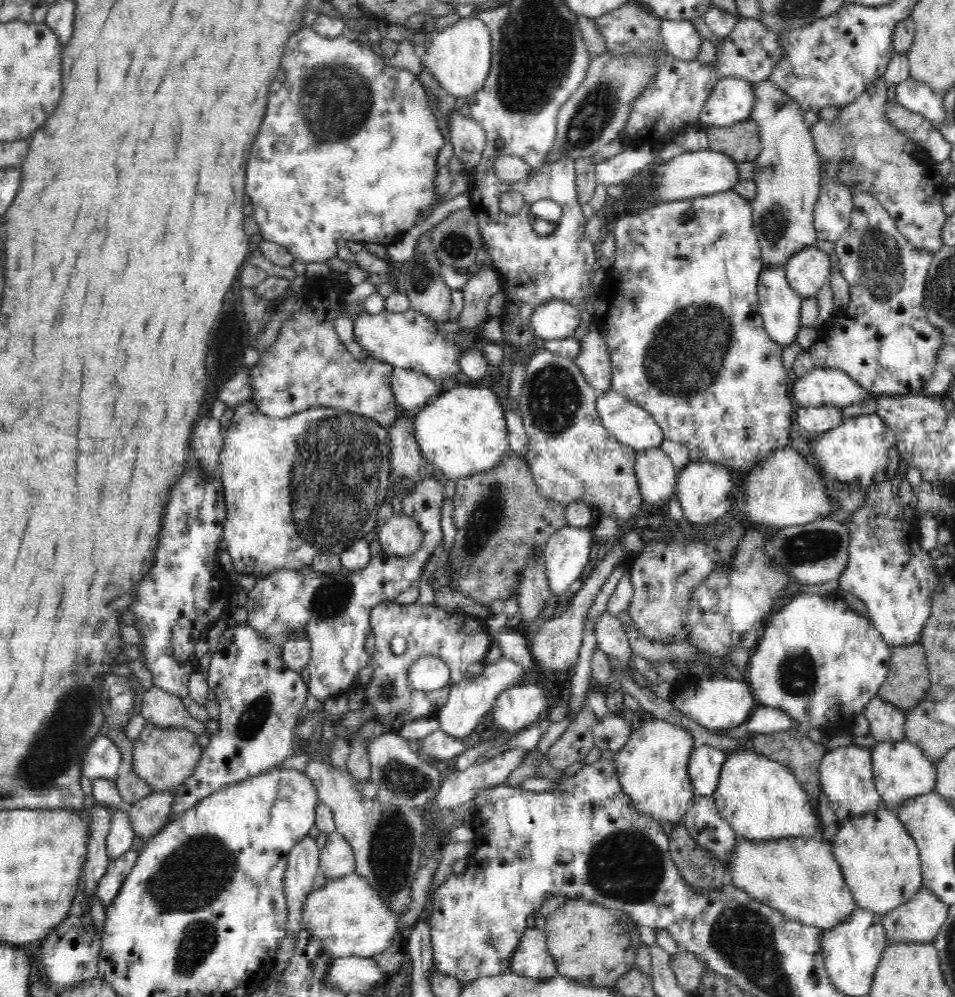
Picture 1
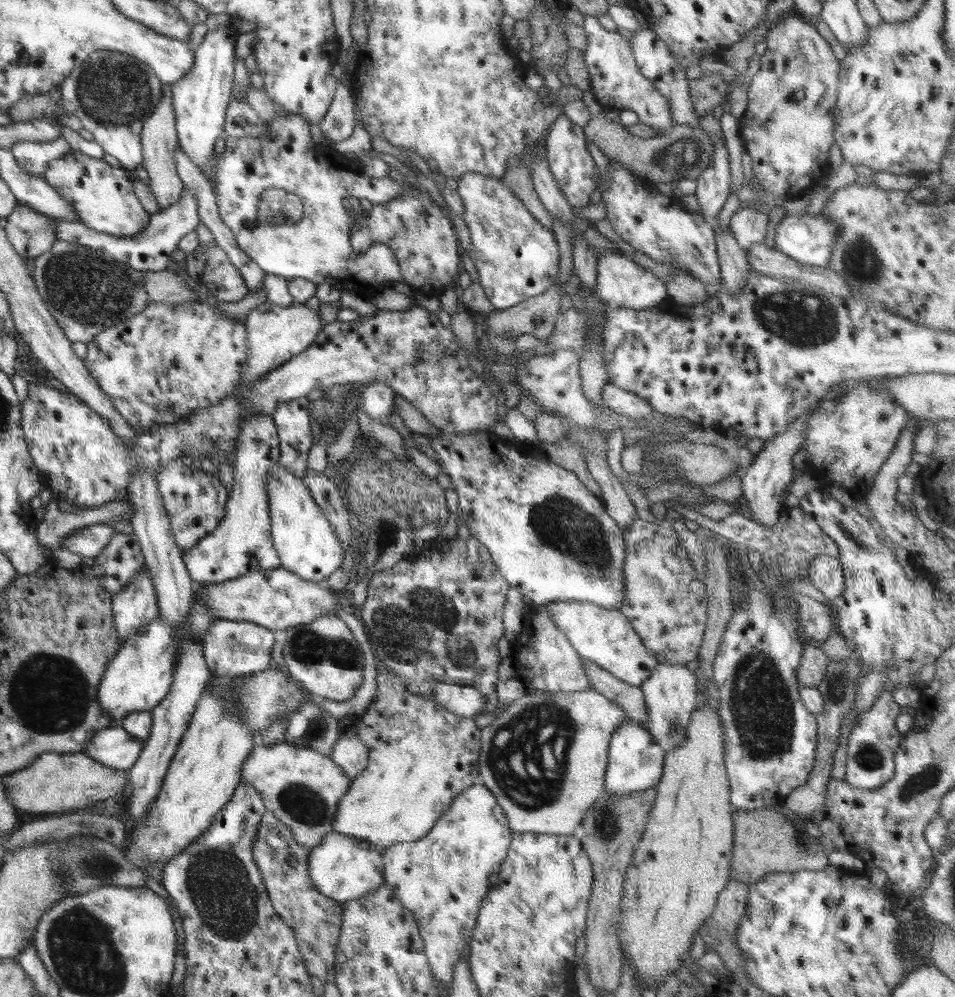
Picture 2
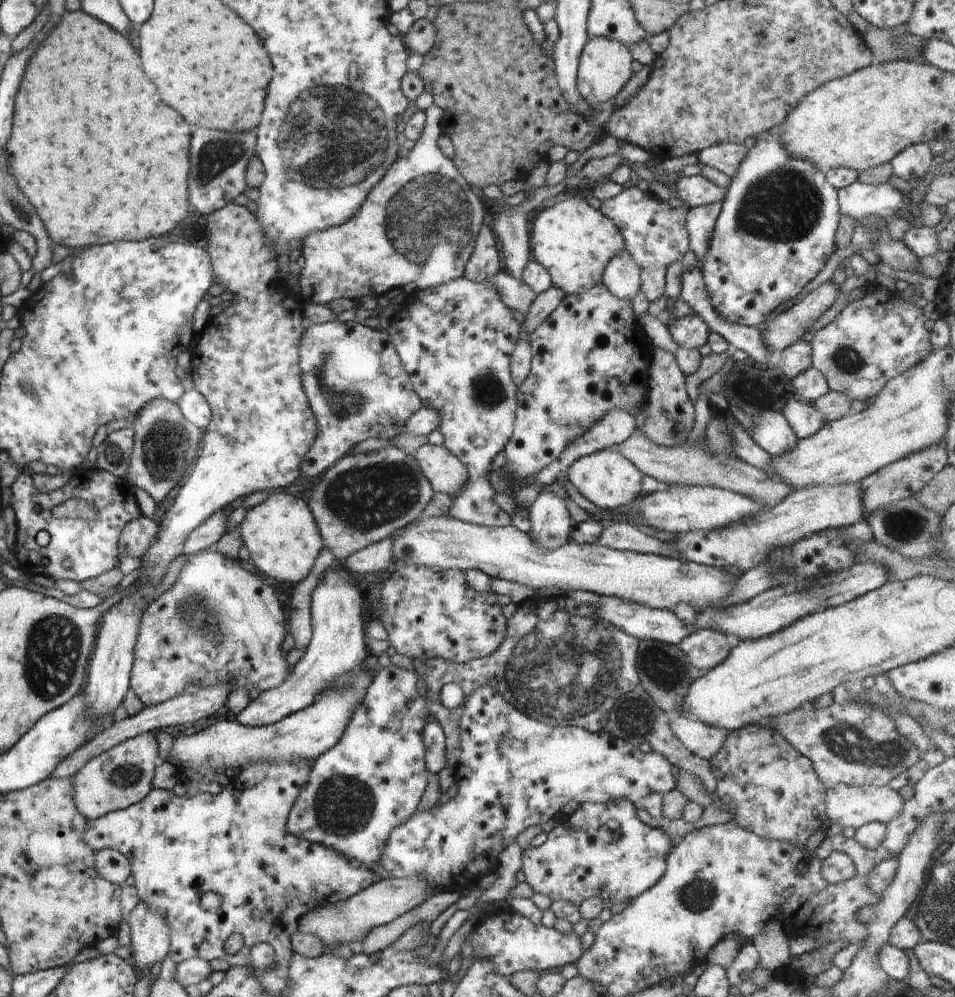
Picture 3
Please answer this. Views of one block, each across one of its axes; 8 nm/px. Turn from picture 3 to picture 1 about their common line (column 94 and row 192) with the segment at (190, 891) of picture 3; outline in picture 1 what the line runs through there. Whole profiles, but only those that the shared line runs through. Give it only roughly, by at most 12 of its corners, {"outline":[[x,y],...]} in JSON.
{"outline":[[821,182],[817,238],[836,242],[849,227],[852,193]]}

